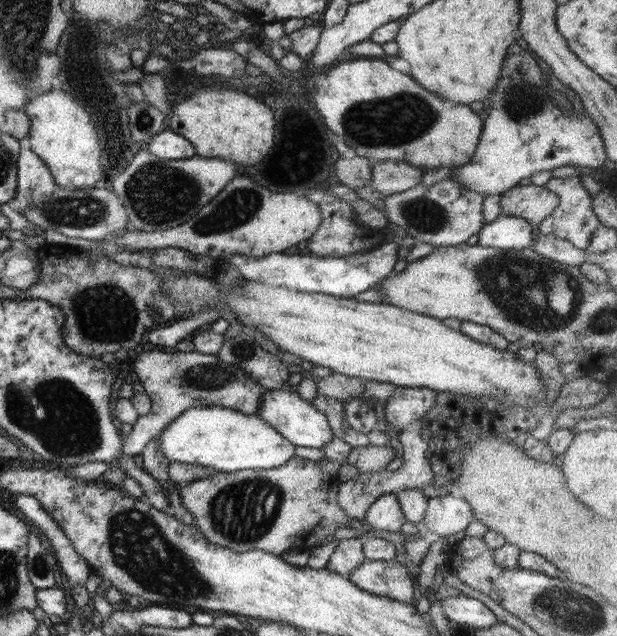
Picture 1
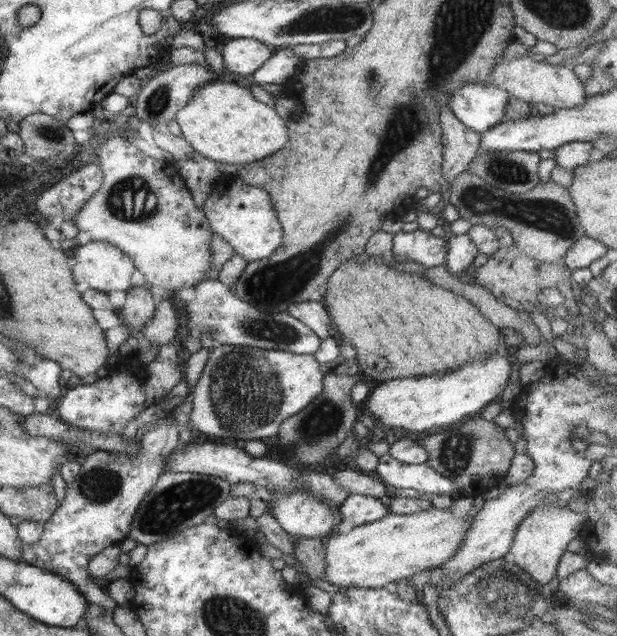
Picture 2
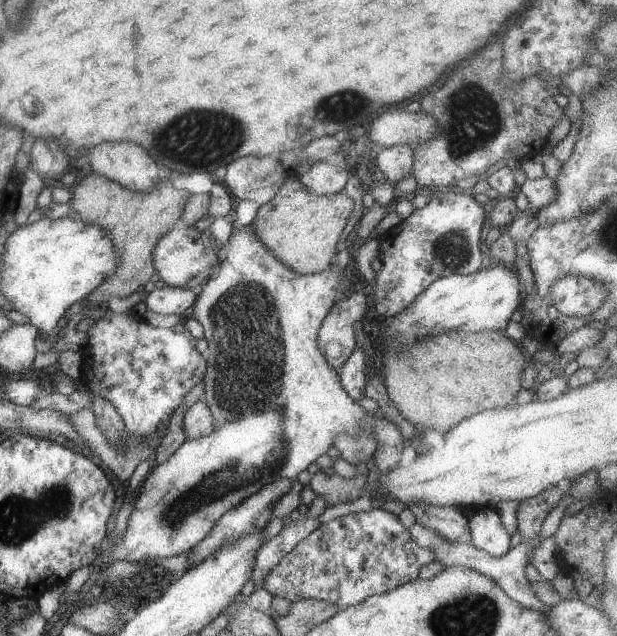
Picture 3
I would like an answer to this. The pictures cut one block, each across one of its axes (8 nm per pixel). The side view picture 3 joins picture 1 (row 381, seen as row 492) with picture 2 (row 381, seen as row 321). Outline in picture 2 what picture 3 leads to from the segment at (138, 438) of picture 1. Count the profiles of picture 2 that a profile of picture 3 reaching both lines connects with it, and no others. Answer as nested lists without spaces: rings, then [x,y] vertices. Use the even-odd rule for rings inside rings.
[[[216,345],[202,377],[191,392],[193,408],[188,429],[199,430],[213,439],[272,440],[283,420],[298,414],[322,392],[324,376],[320,364],[311,354],[244,345]]]

